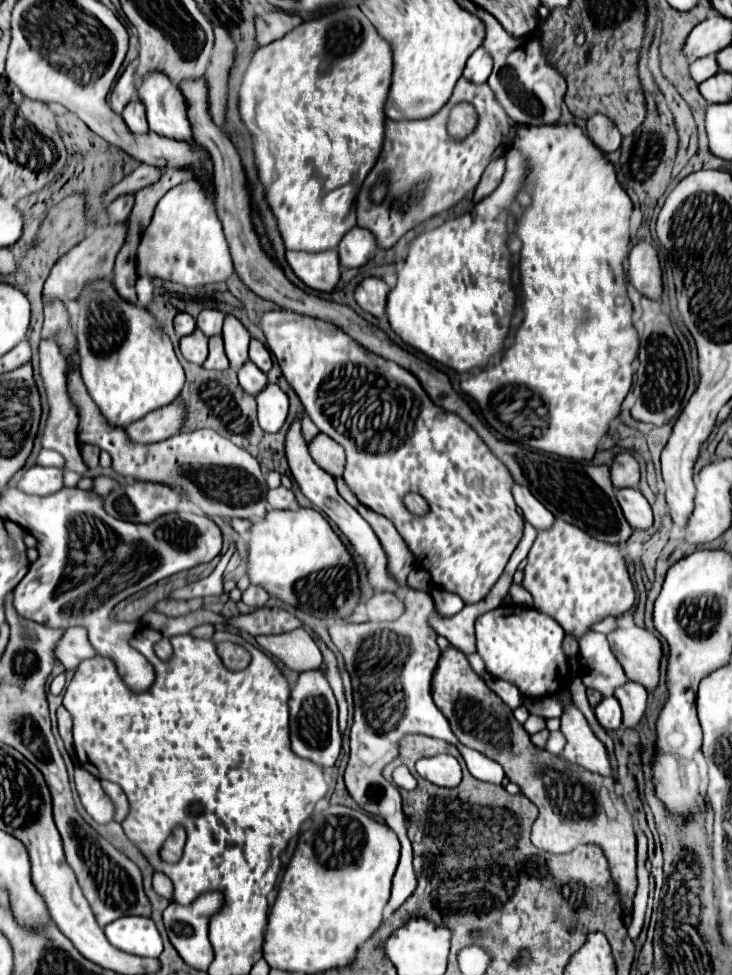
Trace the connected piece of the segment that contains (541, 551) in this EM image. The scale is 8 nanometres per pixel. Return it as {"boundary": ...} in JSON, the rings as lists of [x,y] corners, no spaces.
{"boundary":[[[555,520],[549,530],[537,532],[523,572],[521,586],[531,592],[535,608],[555,618],[565,632],[577,638],[593,622],[623,614],[635,604],[633,582],[619,546],[601,542],[565,520]]]}

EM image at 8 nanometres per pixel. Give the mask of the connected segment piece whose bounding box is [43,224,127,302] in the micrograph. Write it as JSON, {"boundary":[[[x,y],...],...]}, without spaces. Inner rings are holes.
{"boundary":[[[109,224],[109,226],[101,226],[97,228],[89,238],[85,238],[83,242],[79,242],[75,248],[71,248],[65,256],[59,258],[59,262],[53,266],[45,288],[43,288],[43,298],[45,300],[77,300],[77,296],[85,290],[87,284],[93,284],[95,280],[107,278],[113,272],[113,262],[115,256],[119,252],[119,248],[123,246],[125,240],[125,224]]]}

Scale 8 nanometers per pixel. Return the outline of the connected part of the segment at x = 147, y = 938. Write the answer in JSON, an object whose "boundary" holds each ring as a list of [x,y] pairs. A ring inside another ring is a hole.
{"boundary":[[[125,916],[105,926],[107,940],[129,954],[159,958],[163,952],[161,936],[151,918],[141,916]]]}

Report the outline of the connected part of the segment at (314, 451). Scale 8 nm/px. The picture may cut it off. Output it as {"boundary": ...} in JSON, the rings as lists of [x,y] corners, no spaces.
{"boundary":[[[319,434],[311,446],[309,446],[311,458],[331,476],[343,476],[345,470],[345,450],[335,440],[327,438],[325,434]]]}

